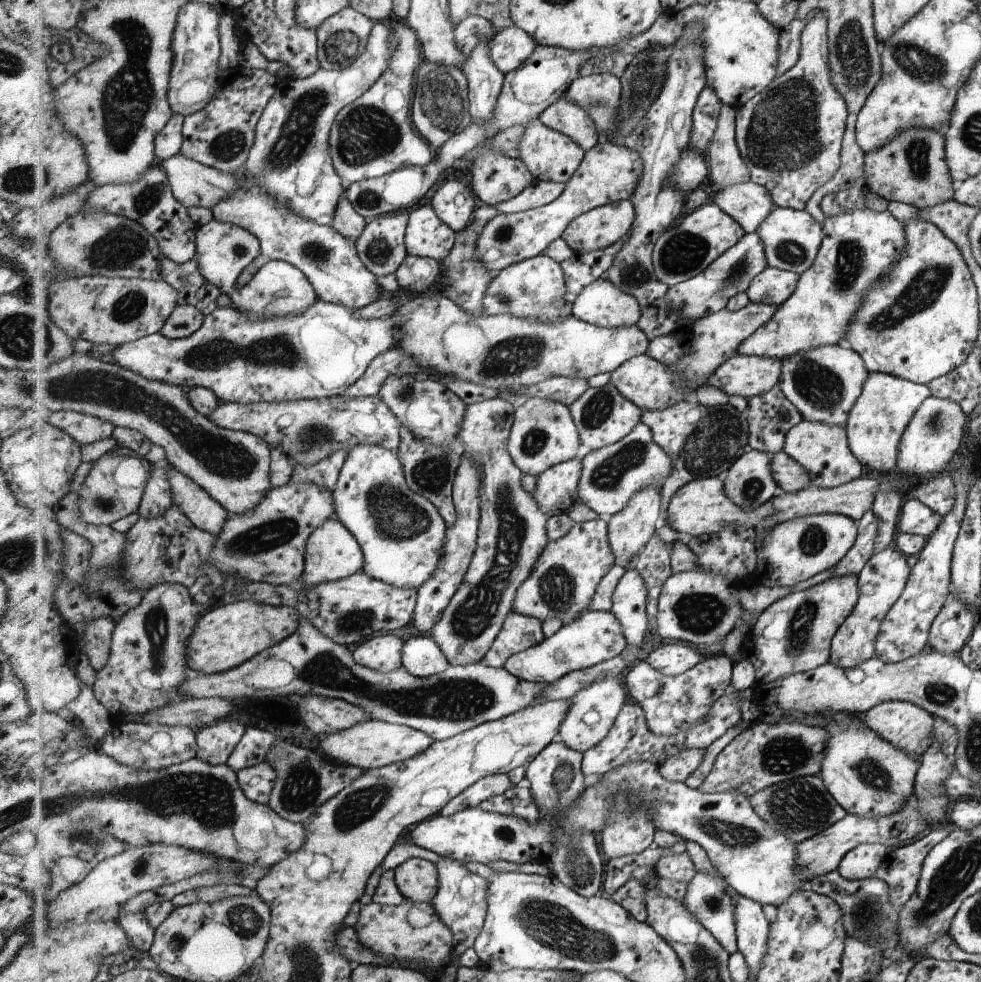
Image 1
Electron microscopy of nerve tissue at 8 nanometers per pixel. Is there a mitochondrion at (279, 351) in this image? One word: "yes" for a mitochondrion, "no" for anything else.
yes

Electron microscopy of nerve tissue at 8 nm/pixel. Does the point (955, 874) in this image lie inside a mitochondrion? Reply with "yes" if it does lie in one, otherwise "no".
yes

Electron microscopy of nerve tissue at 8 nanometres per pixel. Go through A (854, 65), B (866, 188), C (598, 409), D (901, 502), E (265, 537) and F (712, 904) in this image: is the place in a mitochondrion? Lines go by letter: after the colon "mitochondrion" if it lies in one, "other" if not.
A: mitochondrion
B: other
C: mitochondrion
D: other
E: mitochondrion
F: mitochondrion

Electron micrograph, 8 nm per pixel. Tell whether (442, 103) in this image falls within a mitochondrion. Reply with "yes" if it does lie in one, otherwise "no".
yes

